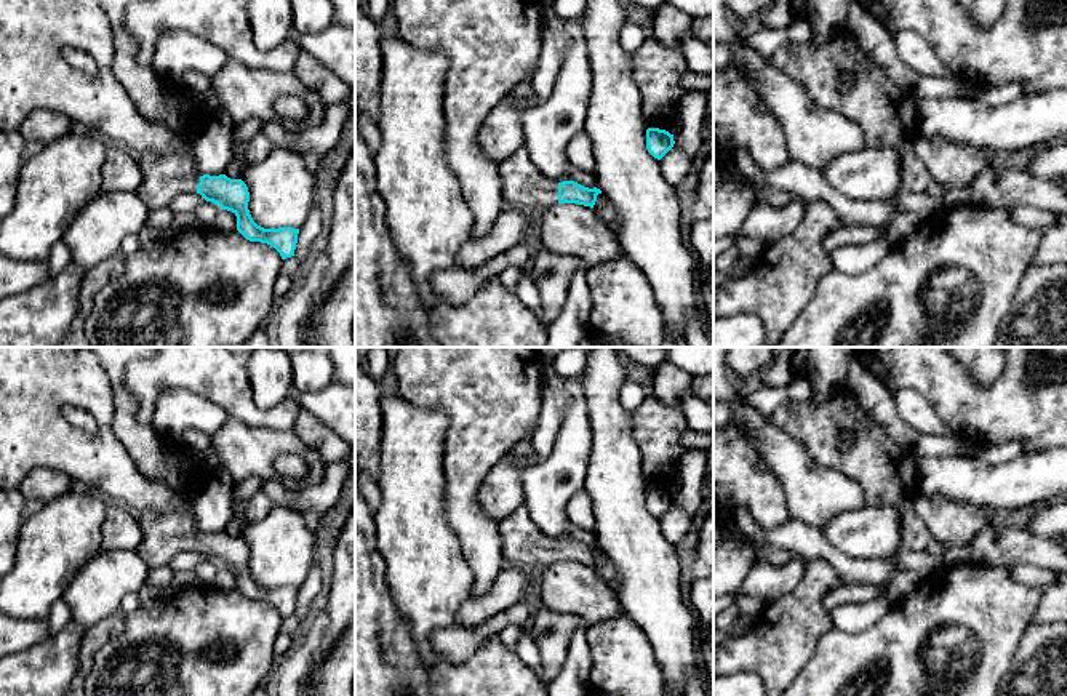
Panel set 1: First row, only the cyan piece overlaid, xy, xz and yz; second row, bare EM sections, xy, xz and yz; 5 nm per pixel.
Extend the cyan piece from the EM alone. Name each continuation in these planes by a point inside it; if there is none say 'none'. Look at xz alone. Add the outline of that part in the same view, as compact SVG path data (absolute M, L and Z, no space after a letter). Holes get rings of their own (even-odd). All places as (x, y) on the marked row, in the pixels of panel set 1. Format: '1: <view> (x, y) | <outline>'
1: xz (525, 188) | M525 149L499 163L499 176L504 210L533 213L558 203L558 182L542 174Z

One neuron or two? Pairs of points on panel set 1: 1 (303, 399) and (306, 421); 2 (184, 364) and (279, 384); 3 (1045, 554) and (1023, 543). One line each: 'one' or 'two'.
1: two
2: two
3: one

